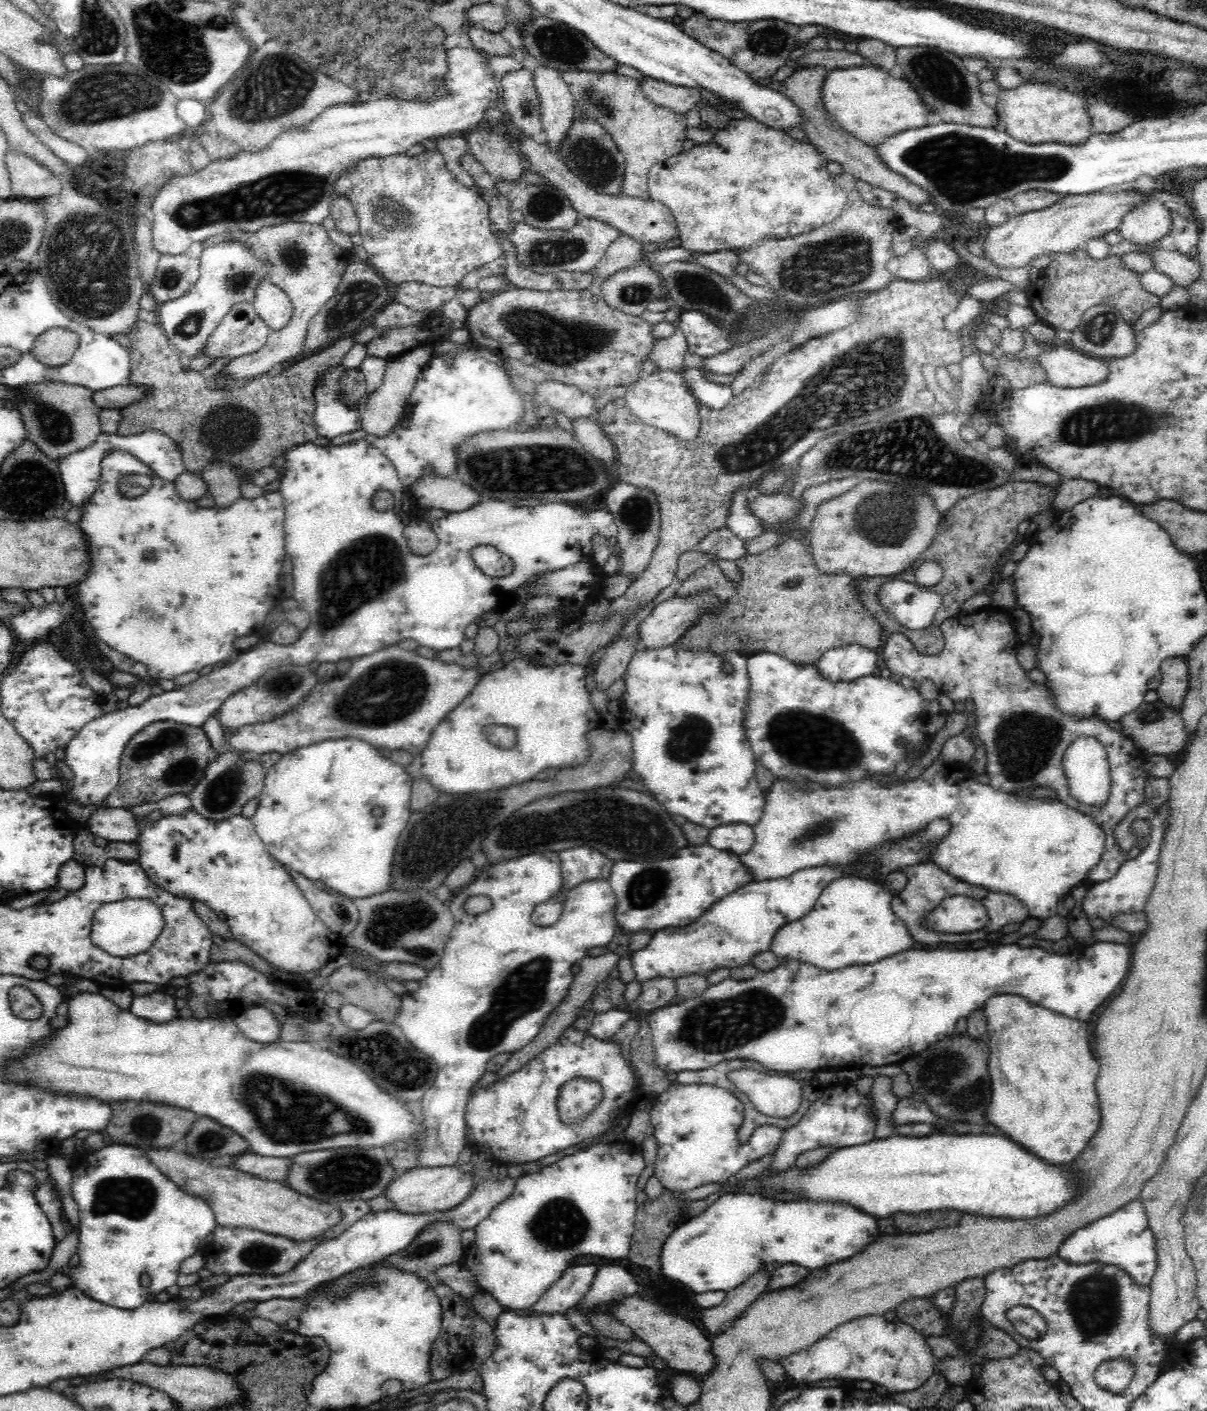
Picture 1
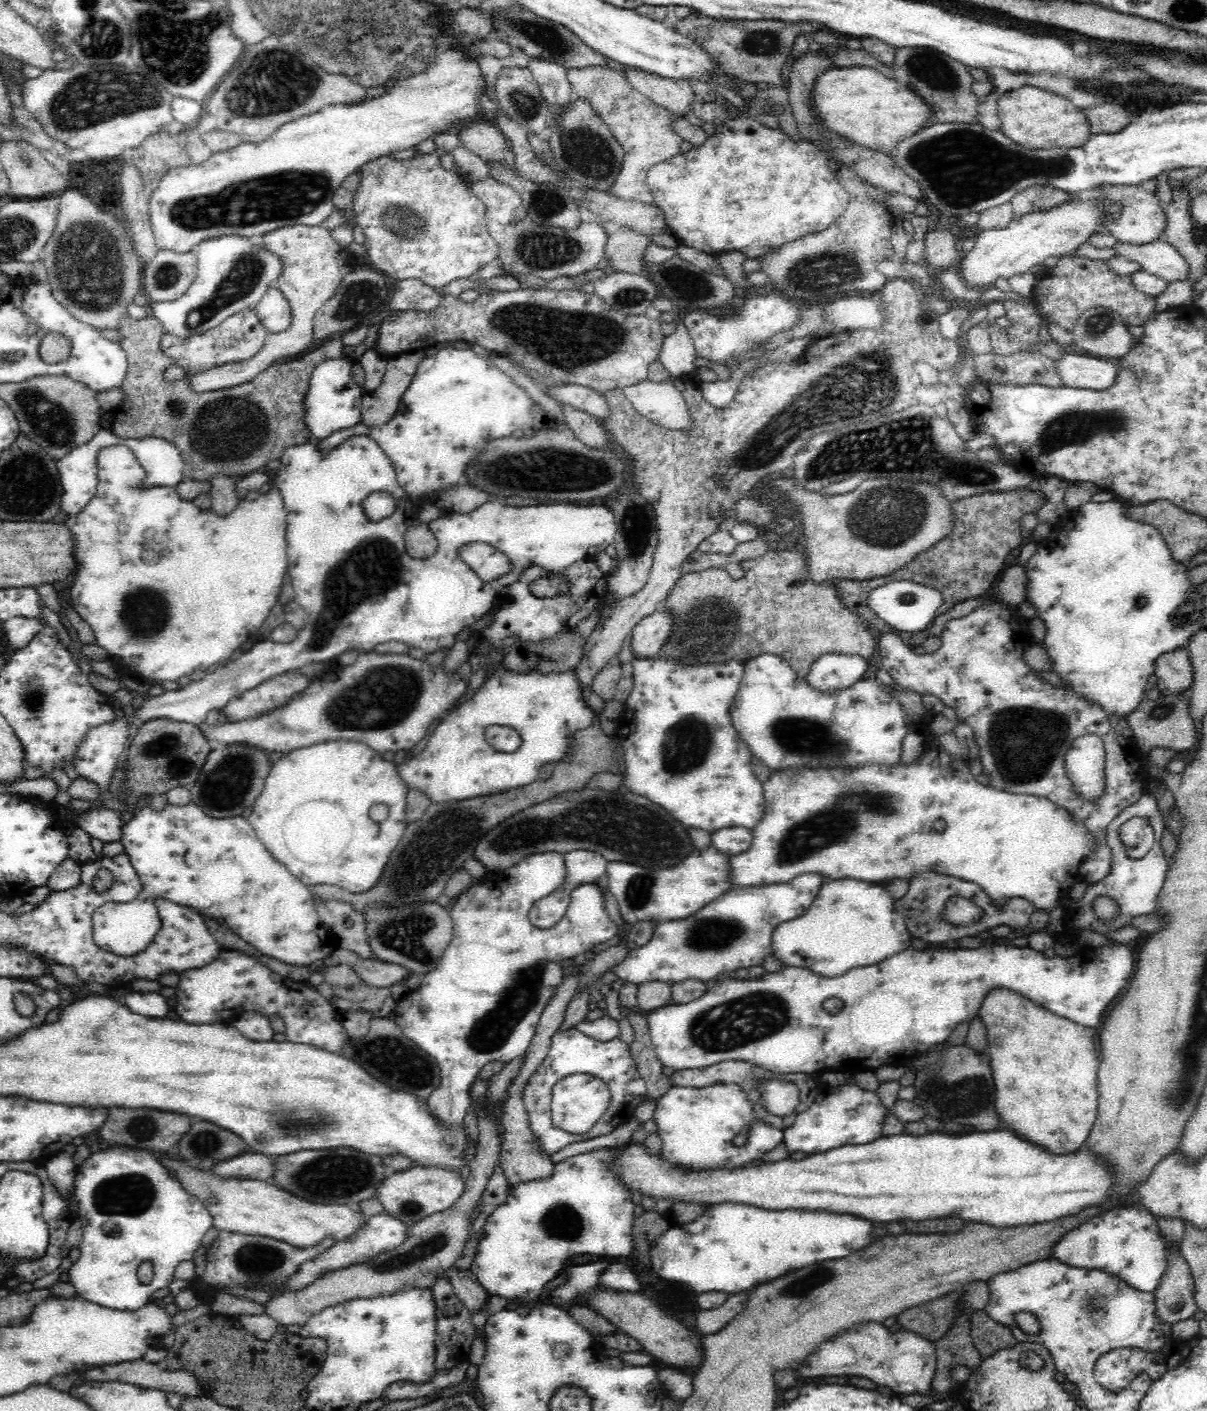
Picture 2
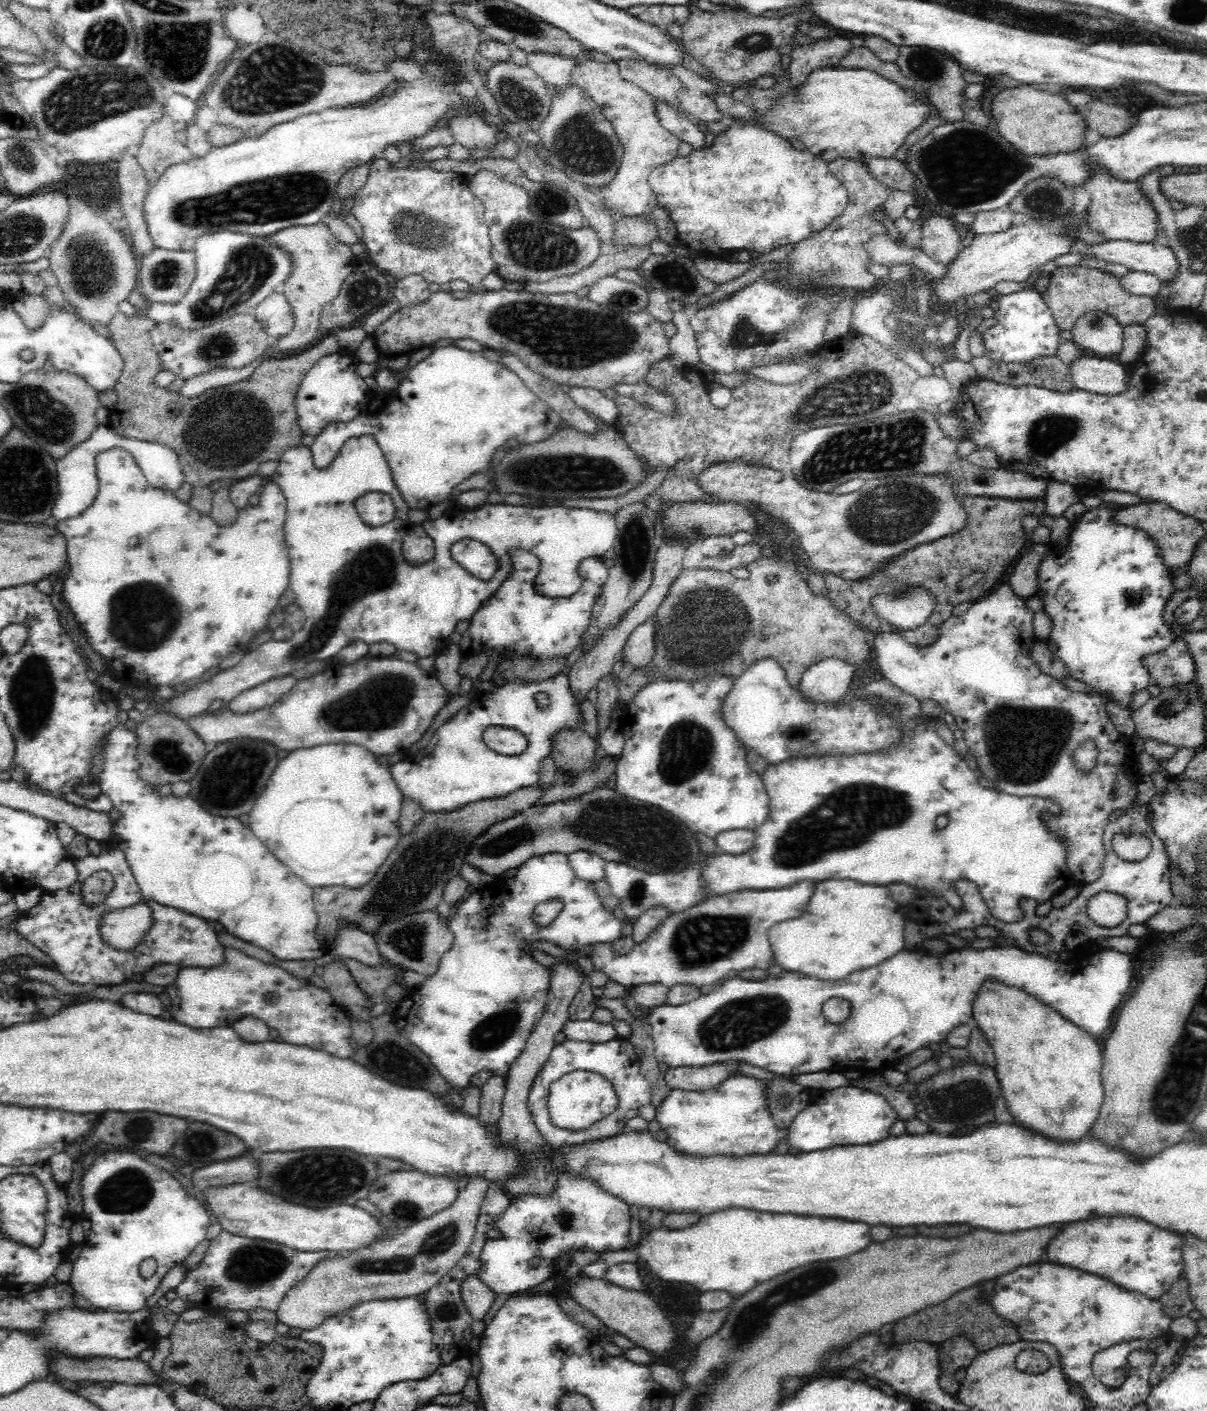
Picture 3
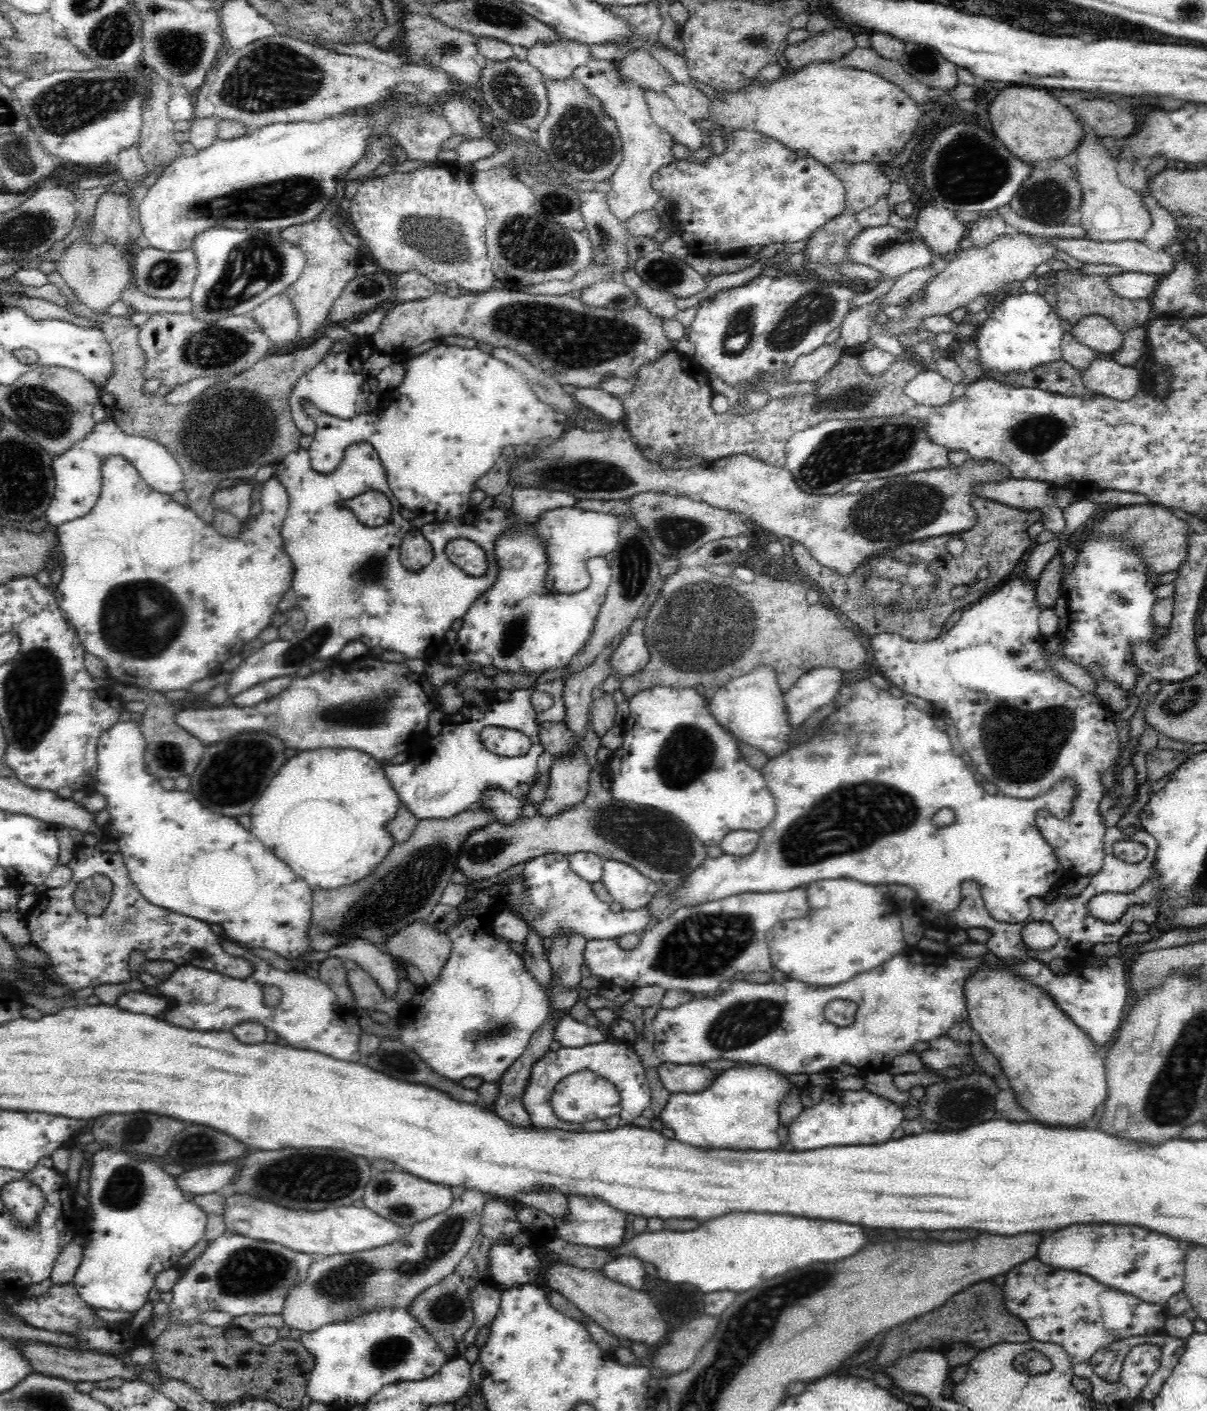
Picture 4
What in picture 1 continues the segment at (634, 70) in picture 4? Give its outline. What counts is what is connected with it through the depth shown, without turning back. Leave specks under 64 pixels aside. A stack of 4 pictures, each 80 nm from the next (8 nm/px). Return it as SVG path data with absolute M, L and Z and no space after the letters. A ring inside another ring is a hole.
M650 76L638 79L640 90L650 102L661 107L669 108L678 114L685 115L694 106L704 103L699 89L689 89L687 86L669 85Z

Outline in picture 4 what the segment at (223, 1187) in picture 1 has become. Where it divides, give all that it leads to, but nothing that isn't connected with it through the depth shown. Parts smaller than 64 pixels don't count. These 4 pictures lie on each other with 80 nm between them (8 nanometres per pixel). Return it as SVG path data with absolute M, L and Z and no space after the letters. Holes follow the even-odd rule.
M236 1193L226 1198L226 1212L223 1212L227 1230L256 1240L275 1242L290 1250L311 1256L352 1254L388 1243L403 1241L408 1228L382 1218L373 1210L354 1205L332 1207L321 1211L307 1211L281 1207L264 1198L254 1198L250 1194Z

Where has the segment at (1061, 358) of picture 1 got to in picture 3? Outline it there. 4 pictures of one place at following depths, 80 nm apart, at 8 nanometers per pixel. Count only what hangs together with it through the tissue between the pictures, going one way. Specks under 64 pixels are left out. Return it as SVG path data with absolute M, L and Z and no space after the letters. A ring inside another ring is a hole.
M1102 357L1082 358L1069 366L1070 380L1076 389L1103 396L1126 394L1128 370L1122 364Z

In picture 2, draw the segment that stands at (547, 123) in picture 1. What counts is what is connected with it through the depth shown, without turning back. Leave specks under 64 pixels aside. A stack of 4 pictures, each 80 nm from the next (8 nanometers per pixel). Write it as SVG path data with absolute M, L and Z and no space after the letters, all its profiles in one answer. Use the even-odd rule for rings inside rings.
M530 57L528 65L533 77L539 82L542 96L551 103L553 114L560 112L560 104L568 104L571 98L571 82L565 66Z

